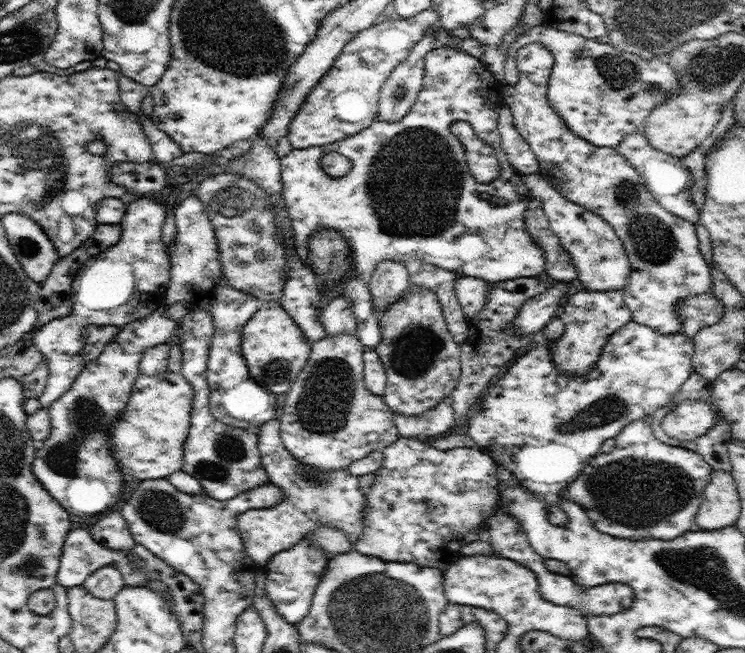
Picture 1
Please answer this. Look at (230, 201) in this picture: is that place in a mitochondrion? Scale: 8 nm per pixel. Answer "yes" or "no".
yes

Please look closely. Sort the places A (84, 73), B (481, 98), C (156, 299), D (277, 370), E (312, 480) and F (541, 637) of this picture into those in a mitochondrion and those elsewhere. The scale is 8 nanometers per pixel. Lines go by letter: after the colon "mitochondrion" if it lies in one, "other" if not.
A: other
B: other
C: other
D: mitochondrion
E: mitochondrion
F: other

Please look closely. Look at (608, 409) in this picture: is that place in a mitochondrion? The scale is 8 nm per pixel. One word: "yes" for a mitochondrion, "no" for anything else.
yes

